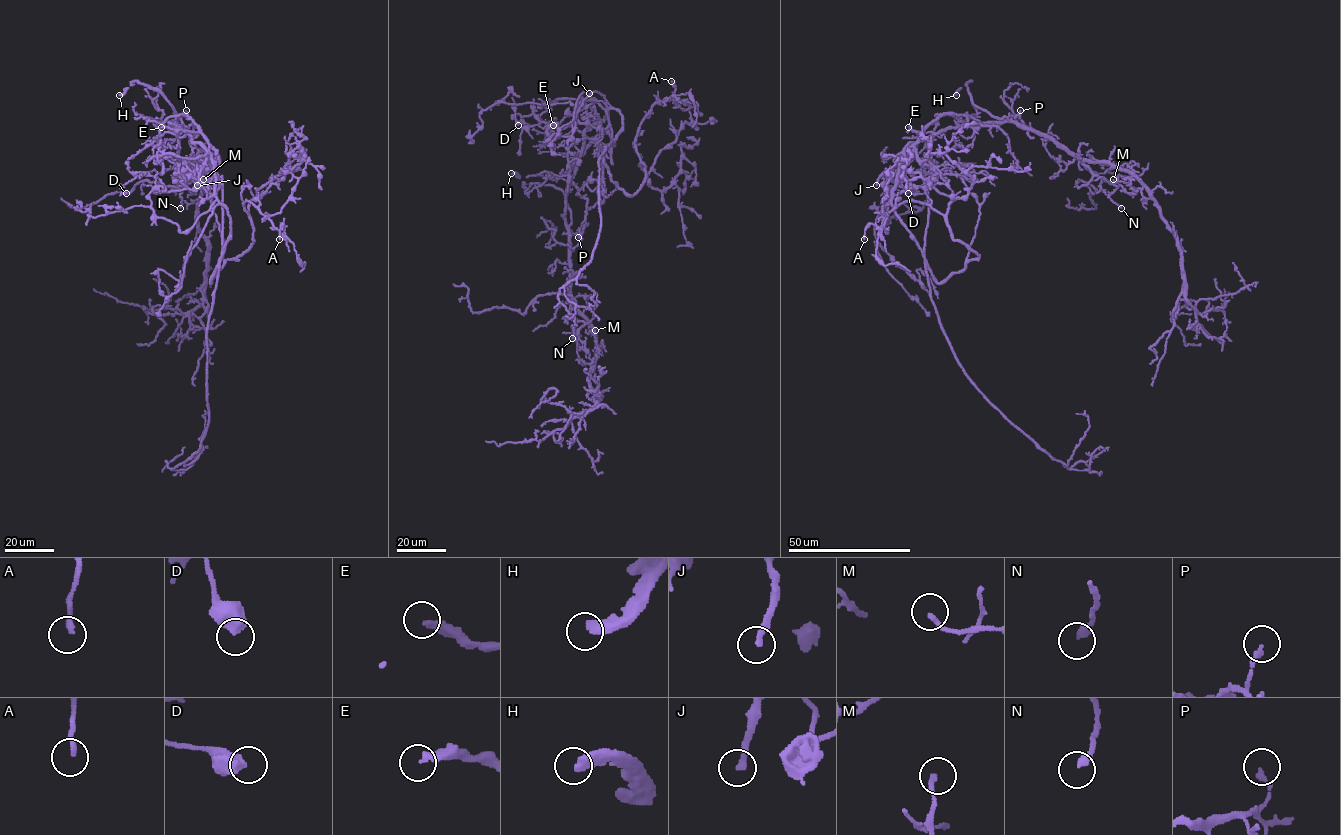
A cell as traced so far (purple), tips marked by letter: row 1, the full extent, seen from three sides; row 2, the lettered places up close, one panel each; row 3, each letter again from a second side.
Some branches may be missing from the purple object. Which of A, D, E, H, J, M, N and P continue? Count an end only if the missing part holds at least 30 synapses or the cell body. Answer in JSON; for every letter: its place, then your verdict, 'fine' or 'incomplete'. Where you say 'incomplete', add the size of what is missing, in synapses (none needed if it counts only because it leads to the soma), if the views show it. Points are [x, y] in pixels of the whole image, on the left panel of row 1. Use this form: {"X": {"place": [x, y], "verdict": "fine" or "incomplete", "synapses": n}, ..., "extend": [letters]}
{"A": {"place": [279, 239], "verdict": "fine"}, "D": {"place": [126, 193], "verdict": "fine"}, "E": {"place": [161, 127], "verdict": "incomplete", "synapses": 45}, "H": {"place": [119, 95], "verdict": "incomplete"}, "J": {"place": [197, 185], "verdict": "incomplete", "synapses": 60}, "M": {"place": [203, 179], "verdict": "fine"}, "N": {"place": [180, 208], "verdict": "fine"}, "P": {"place": [186, 110], "verdict": "fine"}, "extend": ["E", "H", "J"]}

